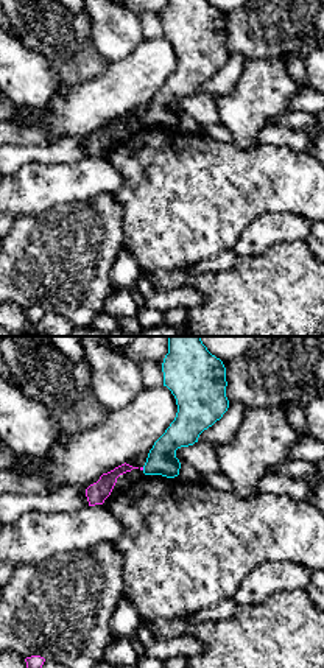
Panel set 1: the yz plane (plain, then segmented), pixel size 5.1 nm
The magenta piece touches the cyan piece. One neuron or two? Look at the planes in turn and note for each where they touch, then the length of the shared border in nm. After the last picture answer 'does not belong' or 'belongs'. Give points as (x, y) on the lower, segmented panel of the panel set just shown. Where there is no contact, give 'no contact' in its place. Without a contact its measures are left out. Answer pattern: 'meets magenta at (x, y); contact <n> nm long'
no contact

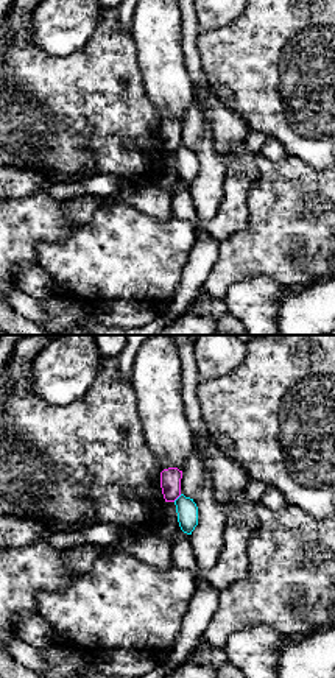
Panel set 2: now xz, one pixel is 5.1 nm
meets magenta at (176, 497); contact 60 nm long

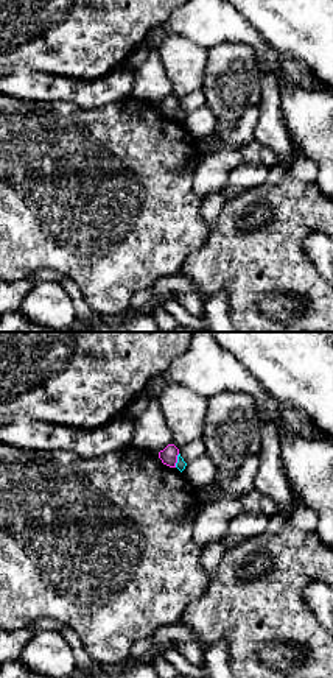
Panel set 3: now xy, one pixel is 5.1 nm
meets magenta at (176, 460); contact 80 nm long

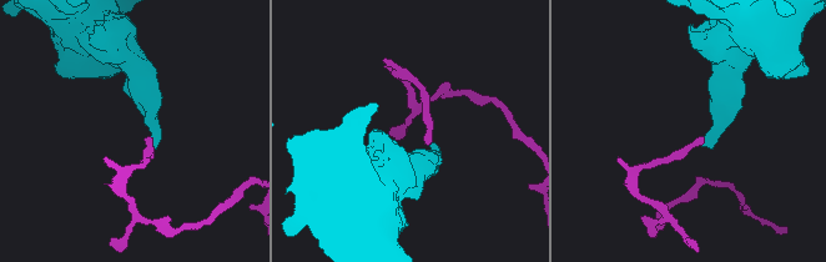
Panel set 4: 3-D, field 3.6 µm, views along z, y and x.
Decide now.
does not belong

